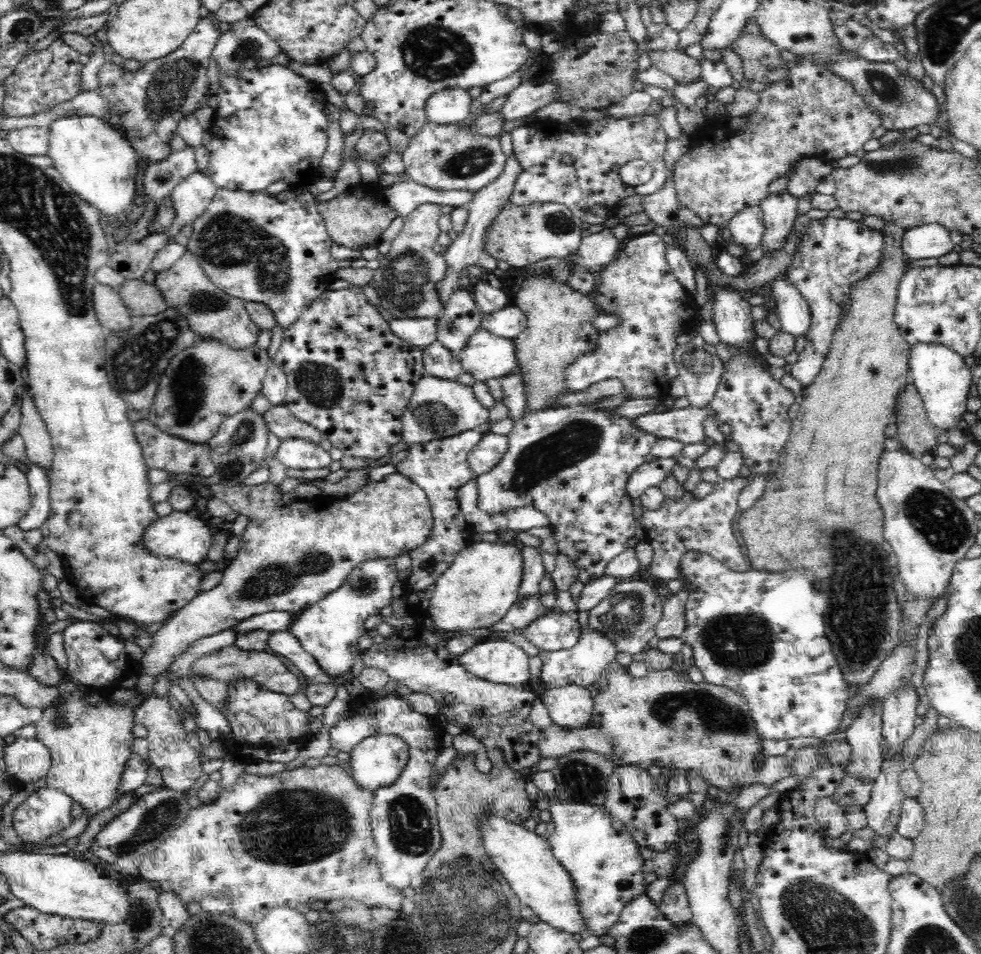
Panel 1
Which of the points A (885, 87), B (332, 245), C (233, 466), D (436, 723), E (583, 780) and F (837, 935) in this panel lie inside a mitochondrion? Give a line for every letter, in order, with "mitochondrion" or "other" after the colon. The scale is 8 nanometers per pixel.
A: mitochondrion
B: other
C: mitochondrion
D: other
E: mitochondrion
F: mitochondrion

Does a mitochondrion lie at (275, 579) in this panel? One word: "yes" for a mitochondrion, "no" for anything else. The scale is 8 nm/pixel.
yes

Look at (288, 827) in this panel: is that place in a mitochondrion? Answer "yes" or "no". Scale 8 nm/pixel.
yes

